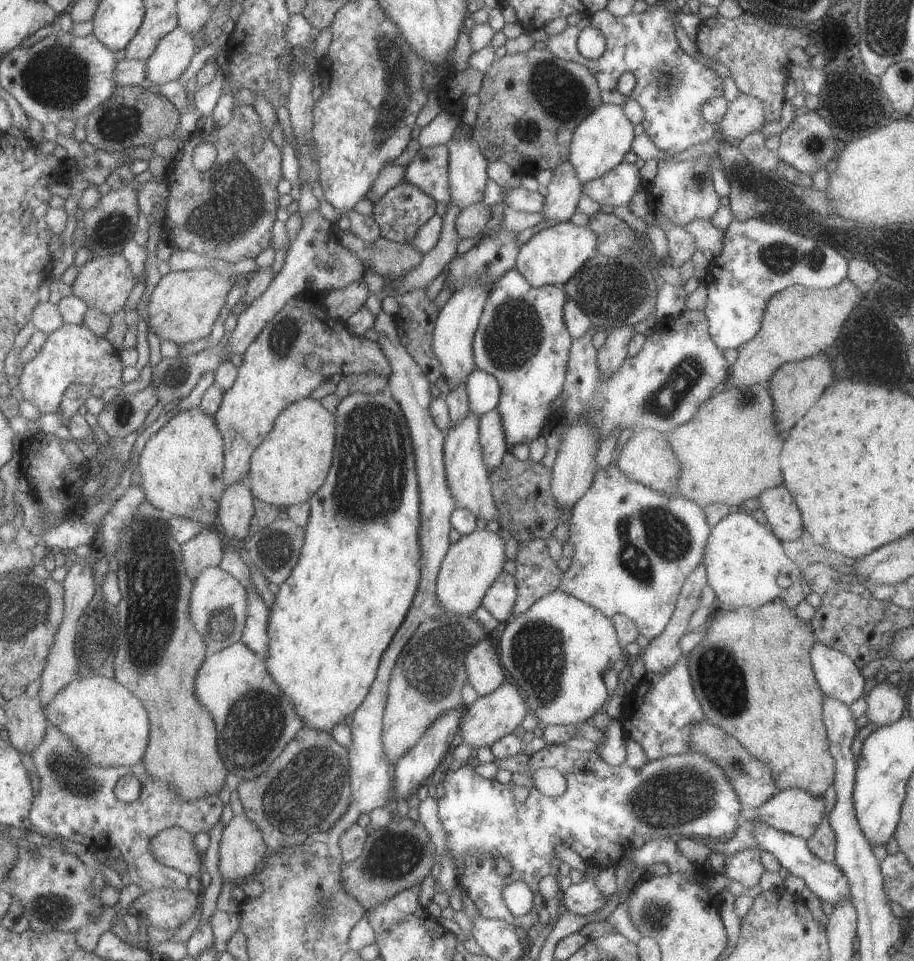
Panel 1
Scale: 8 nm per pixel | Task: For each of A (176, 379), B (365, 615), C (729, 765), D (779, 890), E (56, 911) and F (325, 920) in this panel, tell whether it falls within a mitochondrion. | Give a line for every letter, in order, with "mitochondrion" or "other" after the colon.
A: other
B: other
C: mitochondrion
D: other
E: mitochondrion
F: mitochondrion

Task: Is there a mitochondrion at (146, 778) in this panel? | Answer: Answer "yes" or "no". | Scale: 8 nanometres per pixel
no

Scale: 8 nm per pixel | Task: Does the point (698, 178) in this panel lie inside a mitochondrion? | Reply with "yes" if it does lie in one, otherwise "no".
yes

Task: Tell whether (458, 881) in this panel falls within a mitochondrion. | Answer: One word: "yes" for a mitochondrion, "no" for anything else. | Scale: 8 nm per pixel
no

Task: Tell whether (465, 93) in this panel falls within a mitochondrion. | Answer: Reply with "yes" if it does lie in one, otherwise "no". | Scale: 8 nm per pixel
no

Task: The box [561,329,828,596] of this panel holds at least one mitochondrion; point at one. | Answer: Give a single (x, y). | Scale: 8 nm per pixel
(666, 537)

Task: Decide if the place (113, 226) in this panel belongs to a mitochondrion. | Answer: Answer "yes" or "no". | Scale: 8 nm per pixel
yes

